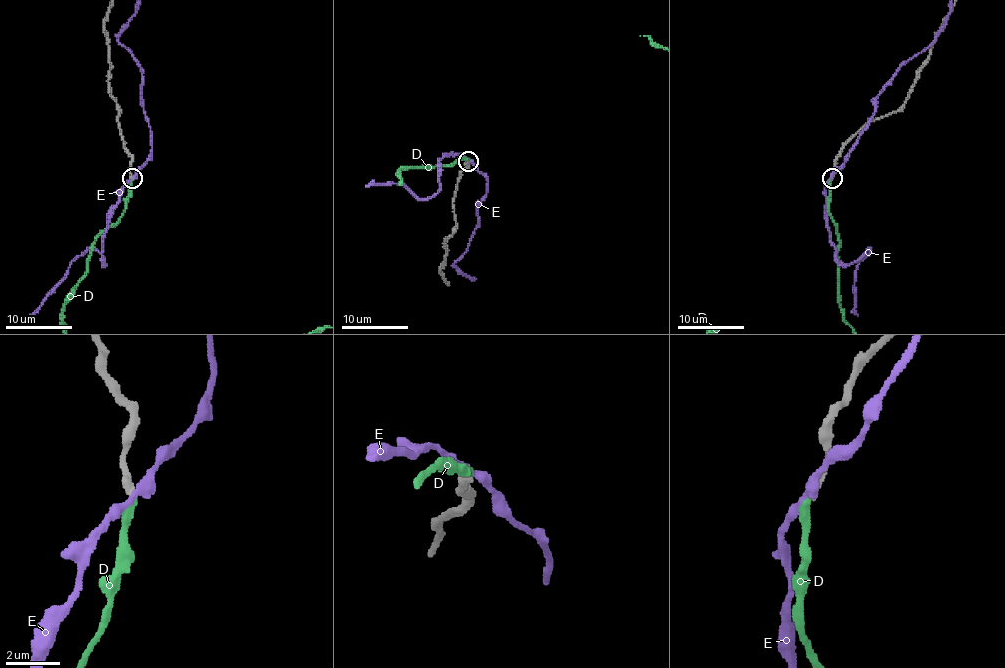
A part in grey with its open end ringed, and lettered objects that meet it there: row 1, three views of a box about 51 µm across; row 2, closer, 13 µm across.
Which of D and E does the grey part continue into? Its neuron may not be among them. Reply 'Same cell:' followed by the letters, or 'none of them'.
Same cell: D

